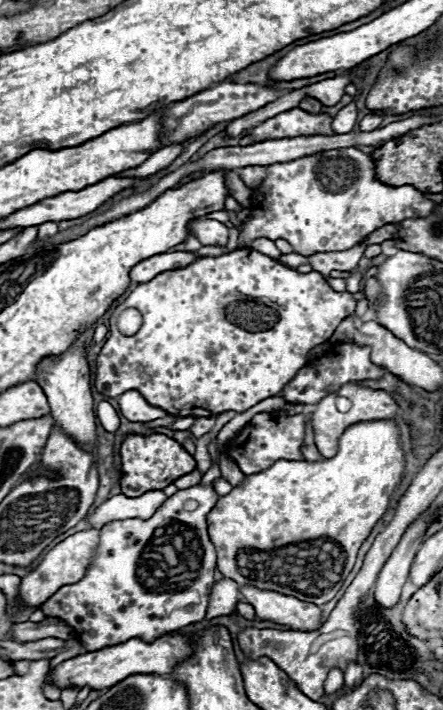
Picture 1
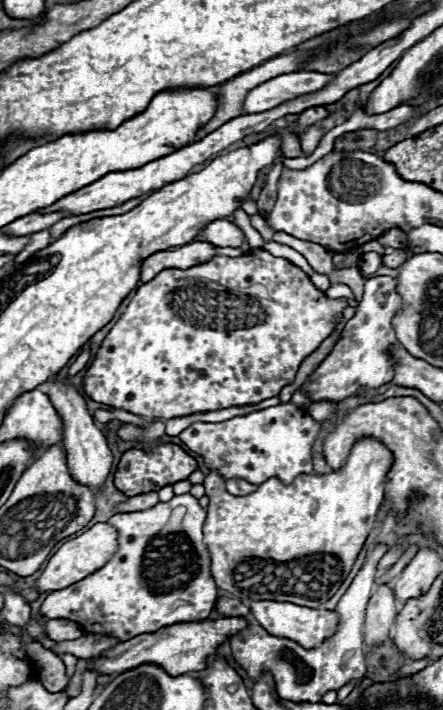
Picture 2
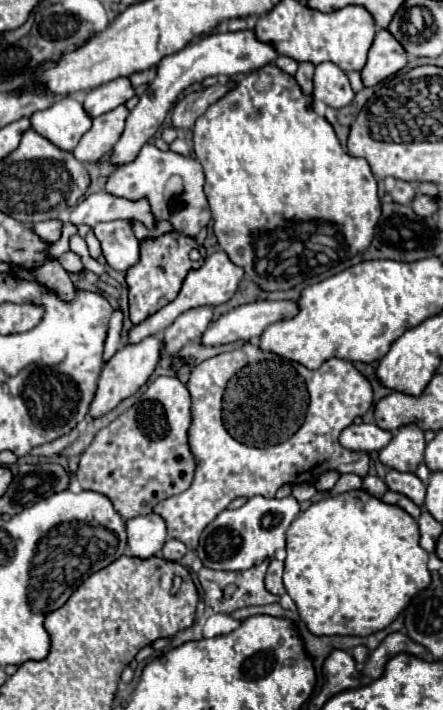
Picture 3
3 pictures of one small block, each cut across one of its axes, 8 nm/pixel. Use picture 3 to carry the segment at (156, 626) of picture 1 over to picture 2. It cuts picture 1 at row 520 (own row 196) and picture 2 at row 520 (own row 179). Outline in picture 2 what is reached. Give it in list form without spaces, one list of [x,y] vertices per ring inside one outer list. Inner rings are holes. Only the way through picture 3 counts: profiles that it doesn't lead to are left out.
[[[190,494],[174,496],[170,502],[158,502],[148,510],[114,514],[108,522],[118,530],[118,552],[94,574],[86,576],[80,582],[74,582],[62,590],[54,590],[42,602],[40,614],[48,620],[66,618],[78,622],[84,632],[90,634],[110,634],[120,640],[130,640],[138,634],[150,634],[164,626],[206,620],[214,610],[214,602],[218,598],[218,588],[210,578],[210,556],[206,544],[202,540],[202,524],[206,518],[206,510],[198,504],[198,500]],[[176,508],[184,508],[184,516],[180,522],[170,522],[170,516]]]

